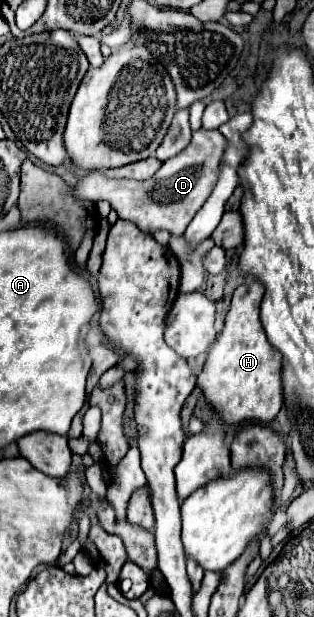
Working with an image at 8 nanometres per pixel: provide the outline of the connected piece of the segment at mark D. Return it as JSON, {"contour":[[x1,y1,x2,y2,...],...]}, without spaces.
{"contour":[[204,130,192,132,190,144,178,152,176,156,168,158,160,170,144,180,114,180,104,176,102,172,90,172,88,176,80,178,76,186,70,188,72,196,78,200,110,202,112,210,116,210,118,218,132,220,142,232,154,230,168,230,174,236,182,236,186,226,190,224,192,216,200,210,208,192,212,192,220,168,220,152,224,152,224,136,218,130]]}

